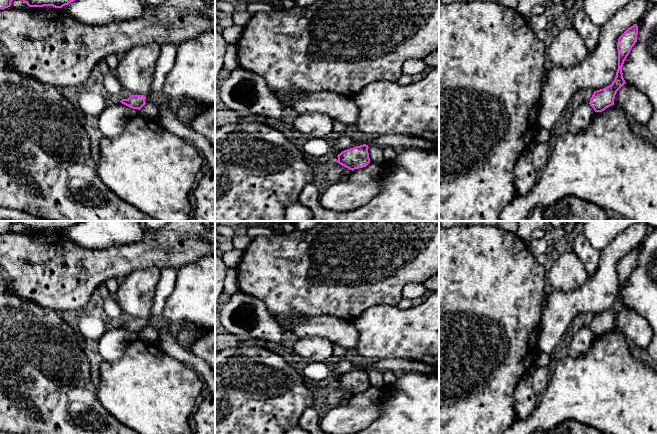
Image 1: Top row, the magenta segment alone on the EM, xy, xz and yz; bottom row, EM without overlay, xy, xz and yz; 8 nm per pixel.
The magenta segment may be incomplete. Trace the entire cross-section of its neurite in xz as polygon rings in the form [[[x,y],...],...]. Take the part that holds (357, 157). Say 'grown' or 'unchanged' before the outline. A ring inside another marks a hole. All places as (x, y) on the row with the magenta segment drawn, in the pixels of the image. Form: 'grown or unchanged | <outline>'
unchanged | [[[366,144],[344,150],[337,157],[337,163],[352,171],[366,167],[370,163],[368,145]]]

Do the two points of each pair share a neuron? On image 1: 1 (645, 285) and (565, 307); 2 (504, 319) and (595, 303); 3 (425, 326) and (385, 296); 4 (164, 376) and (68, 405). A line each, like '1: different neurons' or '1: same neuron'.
1: different neurons
2: different neurons
3: different neurons
4: different neurons

